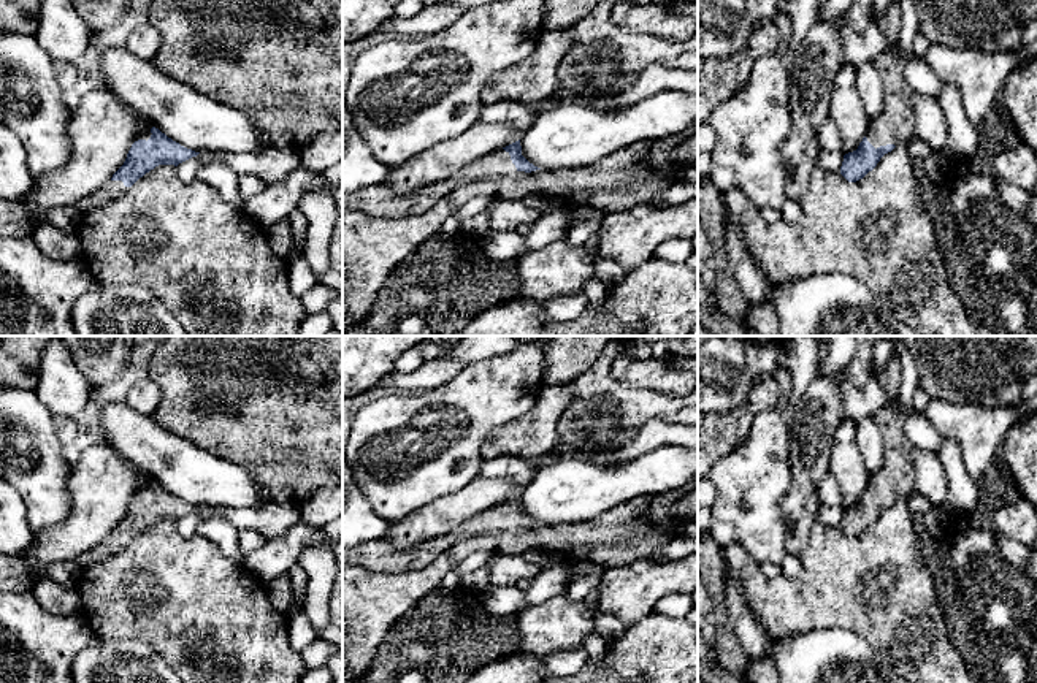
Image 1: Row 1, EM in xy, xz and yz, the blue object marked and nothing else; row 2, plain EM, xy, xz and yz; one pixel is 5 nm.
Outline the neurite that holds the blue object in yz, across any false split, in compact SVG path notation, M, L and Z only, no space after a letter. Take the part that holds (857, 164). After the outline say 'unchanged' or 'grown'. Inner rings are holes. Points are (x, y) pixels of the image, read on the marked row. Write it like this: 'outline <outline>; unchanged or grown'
outline M883 52L872 63L883 81L885 106L871 120L867 135L858 149L844 155L840 174L848 182L863 179L877 166L885 154L891 152L901 143L909 144L915 138L910 106L913 92L904 79L907 60L901 52Z; grown

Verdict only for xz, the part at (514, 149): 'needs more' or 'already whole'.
needs more

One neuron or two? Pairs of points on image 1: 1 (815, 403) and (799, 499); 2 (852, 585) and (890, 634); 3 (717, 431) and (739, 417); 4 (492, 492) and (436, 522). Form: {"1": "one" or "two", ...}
{"1": "one", "2": "one", "3": "one", "4": "one"}

